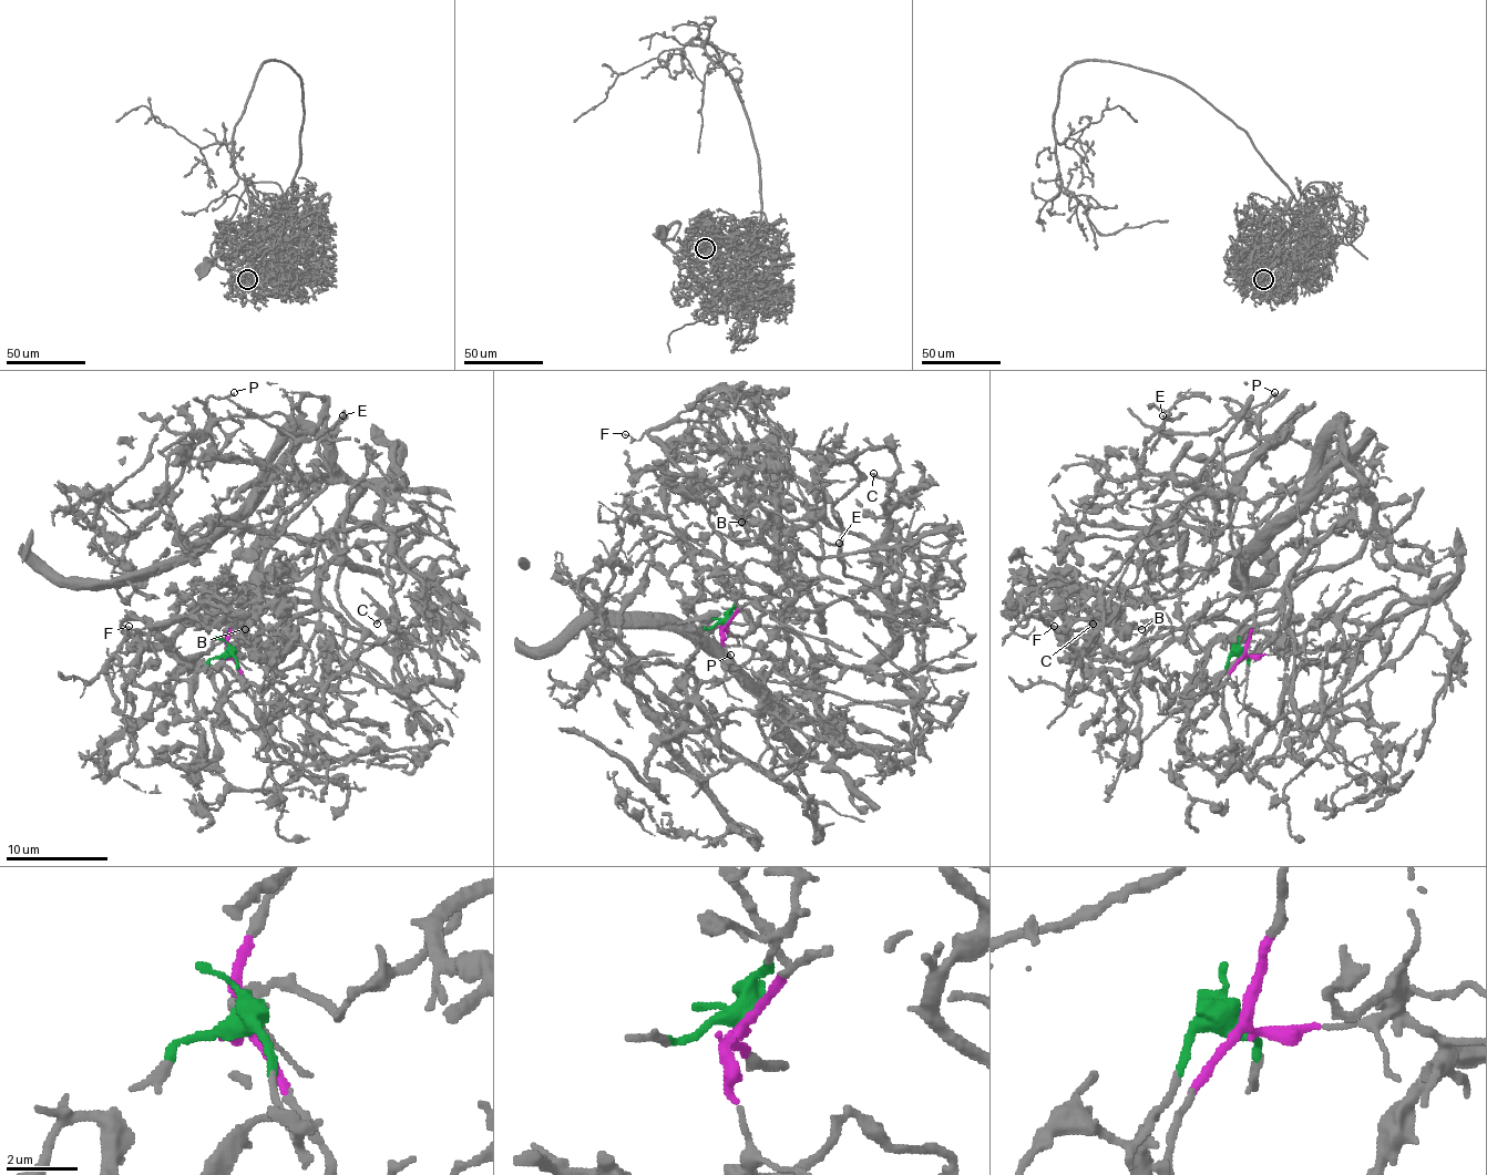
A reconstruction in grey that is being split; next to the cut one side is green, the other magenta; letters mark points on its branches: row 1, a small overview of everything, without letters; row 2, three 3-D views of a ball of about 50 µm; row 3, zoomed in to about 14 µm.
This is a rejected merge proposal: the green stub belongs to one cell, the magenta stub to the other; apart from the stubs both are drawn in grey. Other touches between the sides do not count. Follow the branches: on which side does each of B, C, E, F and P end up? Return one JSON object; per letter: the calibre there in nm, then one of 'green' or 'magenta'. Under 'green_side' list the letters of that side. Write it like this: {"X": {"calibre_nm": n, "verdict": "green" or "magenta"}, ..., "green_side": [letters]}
{"B": {"calibre_nm": 240, "verdict": "green"}, "C": {"calibre_nm": 180, "verdict": "green"}, "E": {"calibre_nm": 170, "verdict": "magenta"}, "F": {"calibre_nm": 140, "verdict": "magenta"}, "P": {"calibre_nm": 160, "verdict": "green"}, "green_side": ["B", "C", "P"]}

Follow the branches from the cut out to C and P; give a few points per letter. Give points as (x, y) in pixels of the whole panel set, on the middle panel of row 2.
C: (727, 622), (752, 560), (809, 584), (762, 531), (772, 490), (745, 482), (793, 527), (878, 540), (872, 474)
P: (727, 622), (752, 560), (809, 584), (745, 482), (870, 543), (788, 640), (711, 625), (729, 656)

